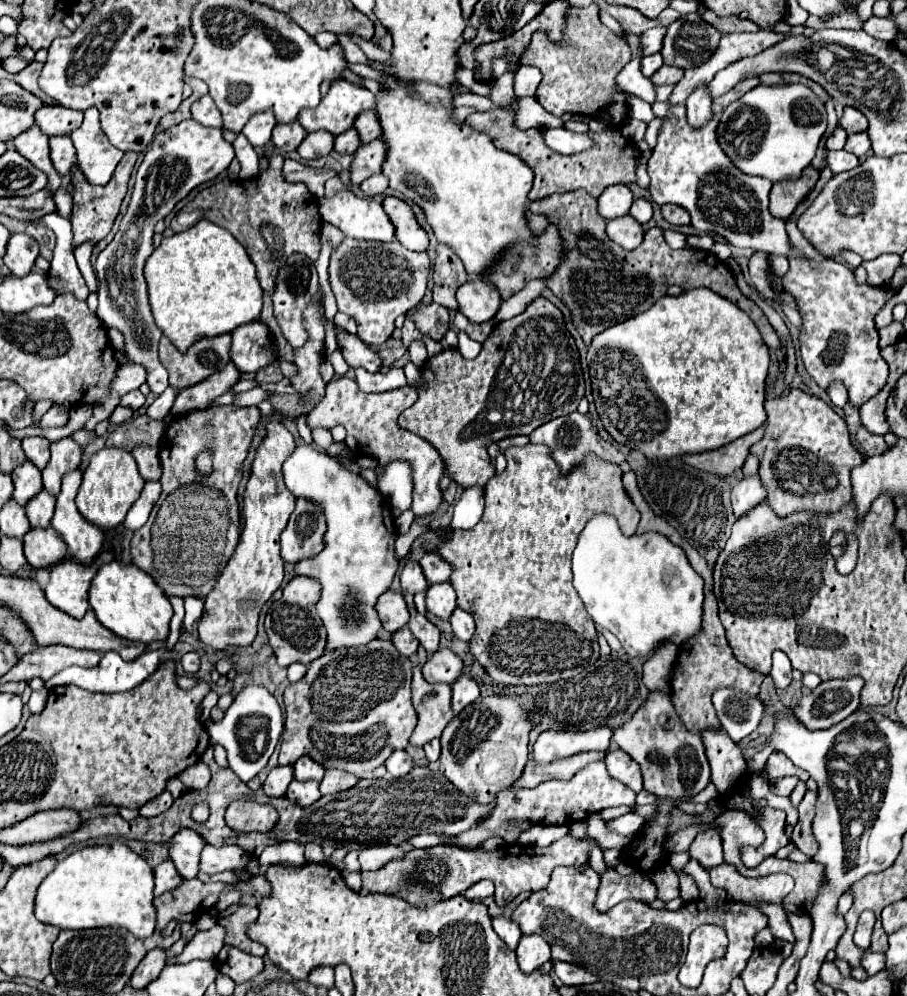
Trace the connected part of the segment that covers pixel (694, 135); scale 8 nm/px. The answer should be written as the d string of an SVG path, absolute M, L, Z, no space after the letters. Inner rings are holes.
M655 101L651 107L655 117L665 119L659 141L647 163L651 177L651 199L657 205L675 203L685 207L695 229L723 235L735 247L749 247L753 251L793 257L797 249L793 249L789 241L785 221L775 219L767 209L773 183L769 179L749 177L733 167L717 143L715 129L719 115L715 115L705 127L693 129L687 125L685 111L681 107L669 107L669 103L661 101Z

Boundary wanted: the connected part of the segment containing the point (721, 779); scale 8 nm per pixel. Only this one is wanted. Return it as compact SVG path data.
M703 731L701 735L711 765L711 781L719 795L725 795L747 773L747 763L739 745L725 731Z

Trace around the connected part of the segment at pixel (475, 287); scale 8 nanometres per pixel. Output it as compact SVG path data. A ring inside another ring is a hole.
M471 279L457 289L459 311L473 323L483 323L495 317L501 305L497 287L481 279Z

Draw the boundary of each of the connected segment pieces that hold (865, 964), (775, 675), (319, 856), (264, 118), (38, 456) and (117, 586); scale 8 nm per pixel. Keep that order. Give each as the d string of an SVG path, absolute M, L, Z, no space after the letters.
M865 953L861 959L861 965L869 976L872 976L883 970L885 959L885 955L881 953Z
M783 651L773 653L773 669L771 669L771 679L777 689L785 689L791 683L791 661Z
M307 843L305 845L305 857L307 857L307 863L323 863L325 861L321 845L317 845L317 843Z
M263 111L253 115L243 127L243 135L253 143L253 147L265 147L271 141L271 131L275 127L275 117L271 111Z
M25 437L21 441L21 447L23 447L29 461L33 461L39 469L45 469L45 465L49 463L49 447L51 447L49 439L45 439L45 437Z
M117 561L101 565L89 589L89 603L101 625L119 637L141 641L145 645L153 641L165 641L169 637L173 607L155 581L135 565L121 565Z

